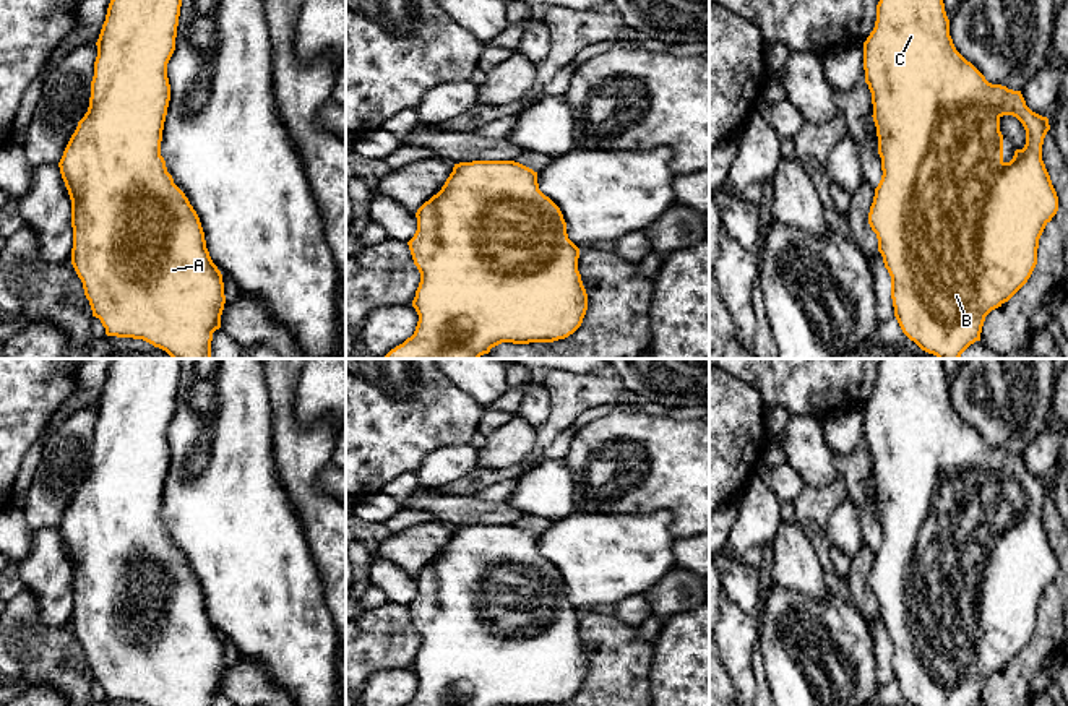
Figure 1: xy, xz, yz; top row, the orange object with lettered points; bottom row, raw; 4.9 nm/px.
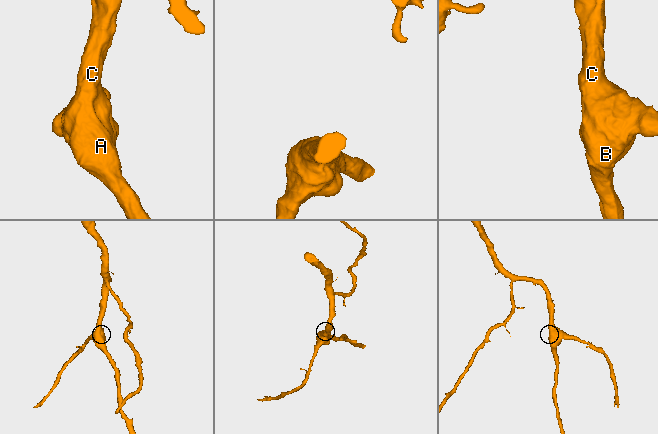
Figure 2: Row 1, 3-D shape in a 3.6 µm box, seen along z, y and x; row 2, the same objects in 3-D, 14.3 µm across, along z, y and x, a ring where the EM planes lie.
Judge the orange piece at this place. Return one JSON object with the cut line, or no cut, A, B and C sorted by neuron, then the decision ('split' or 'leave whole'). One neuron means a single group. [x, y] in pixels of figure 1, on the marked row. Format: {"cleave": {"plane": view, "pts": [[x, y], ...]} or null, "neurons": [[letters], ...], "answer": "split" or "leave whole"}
{"cleave": null, "neurons": [["A", "B", "C"]], "answer": "leave whole"}

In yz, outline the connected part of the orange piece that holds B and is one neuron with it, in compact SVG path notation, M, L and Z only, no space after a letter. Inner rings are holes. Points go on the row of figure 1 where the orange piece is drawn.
M880 0L876 5L875 28L863 42L863 70L865 83L872 93L872 117L876 127L878 154L883 170L881 180L875 188L868 224L876 234L878 252L891 276L894 316L902 333L922 351L938 359L959 359L971 344L980 341L985 316L1008 302L1027 282L1037 265L1039 239L1058 211L1058 196L1042 161L1044 138L1050 130L1049 118L1032 112L1026 105L1021 91L988 83L985 76L956 50L950 36L950 19L943 0ZM1003 115L1016 117L1026 130L1026 144L1023 149L1014 151L1010 162L1003 161L1003 135L1000 131L1000 118Z

